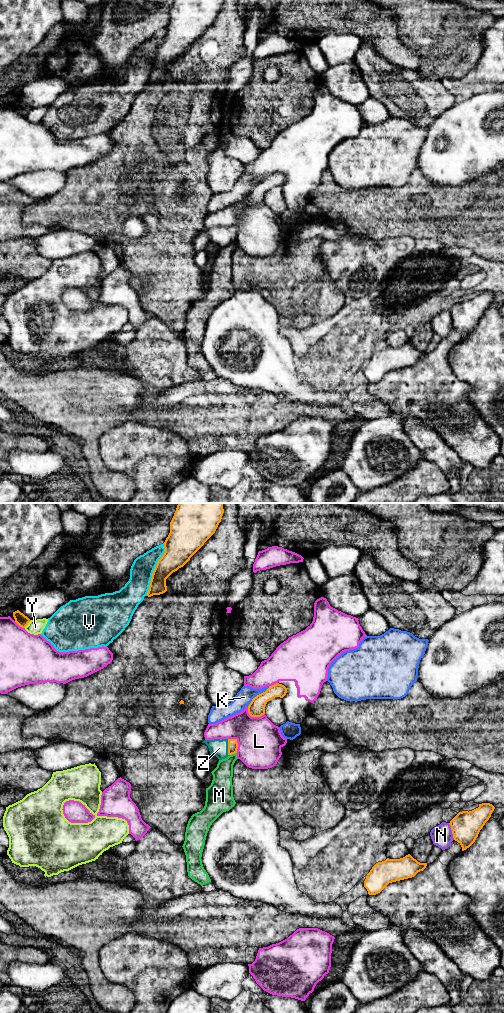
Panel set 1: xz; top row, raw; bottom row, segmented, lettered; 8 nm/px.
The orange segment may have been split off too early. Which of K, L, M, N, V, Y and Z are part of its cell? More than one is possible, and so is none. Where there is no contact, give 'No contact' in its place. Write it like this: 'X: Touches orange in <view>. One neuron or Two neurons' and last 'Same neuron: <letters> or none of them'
K: Touches orange in xz. Two neurons
L: Touches orange in xz. Two neurons
M: Touches orange in xz. Two neurons
N: Touches orange in xz. Two neurons
V: Touches orange in xz. Two neurons
Y: Touches orange in xz. Two neurons
Z: Touches orange in xz. One neuron
Same neuron: Z

